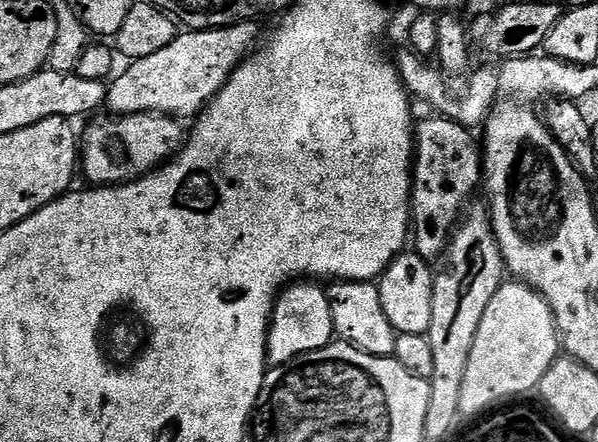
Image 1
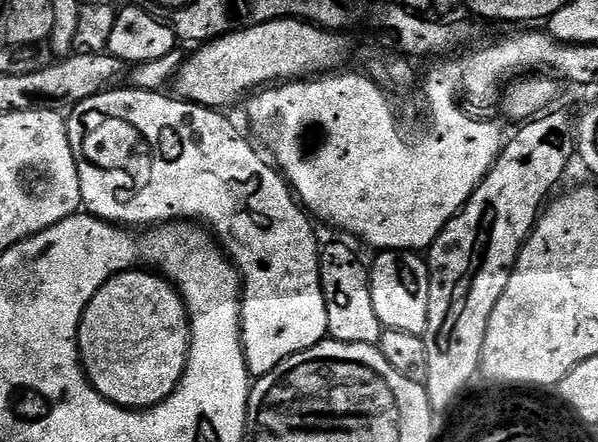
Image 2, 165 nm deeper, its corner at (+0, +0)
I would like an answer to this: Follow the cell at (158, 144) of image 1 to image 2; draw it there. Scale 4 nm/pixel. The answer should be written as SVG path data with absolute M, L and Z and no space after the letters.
M116 86L111 90L98 93L97 96L86 98L81 104L75 105L66 116L70 146L78 166L80 202L83 211L87 215L97 216L99 220L104 220L107 224L117 226L136 226L132 224L159 226L177 220L195 220L207 225L211 235L218 241L219 247L223 249L228 259L232 261L236 271L240 274L240 283L242 285L240 340L244 344L244 361L248 367L249 377L259 378L270 374L270 370L274 370L274 366L278 366L286 358L290 358L302 350L310 350L310 346L321 344L328 336L326 298L322 294L322 282L320 281L320 250L322 244L321 241L316 241L316 232L312 229L313 221L310 219L309 213L302 207L299 199L294 195L288 181L267 159L264 161L256 153L257 145L251 139L248 141L224 117L227 115L223 111L215 108L203 108L200 104L193 104L192 101L183 98L171 100L170 97L164 96L168 94L165 94L163 91L144 92L141 88L120 87Z

